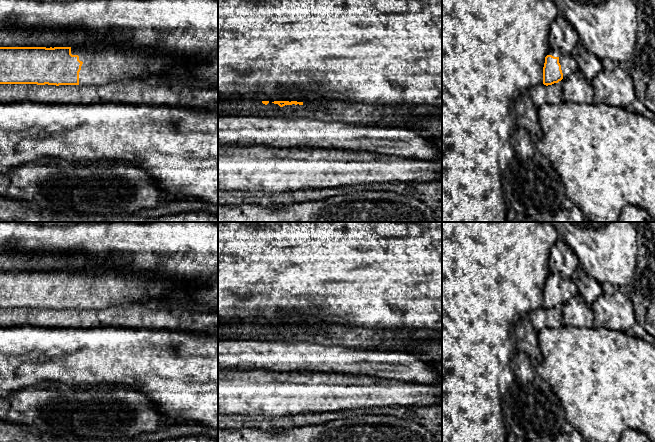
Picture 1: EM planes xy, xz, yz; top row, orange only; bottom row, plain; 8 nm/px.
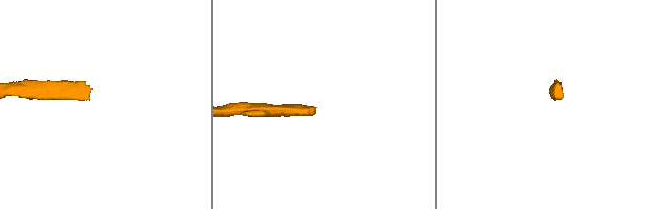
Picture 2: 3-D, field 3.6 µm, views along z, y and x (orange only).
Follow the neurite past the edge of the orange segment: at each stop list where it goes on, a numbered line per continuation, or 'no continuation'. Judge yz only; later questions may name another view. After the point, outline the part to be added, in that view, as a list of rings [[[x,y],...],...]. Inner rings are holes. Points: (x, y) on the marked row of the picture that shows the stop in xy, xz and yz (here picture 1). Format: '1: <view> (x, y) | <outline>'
1: yz (568, 65) | [[[549,47],[547,55],[552,55],[559,58],[563,79],[558,83],[561,85],[561,87],[563,87],[564,80],[578,70],[577,63],[570,53],[562,52],[557,47]]]

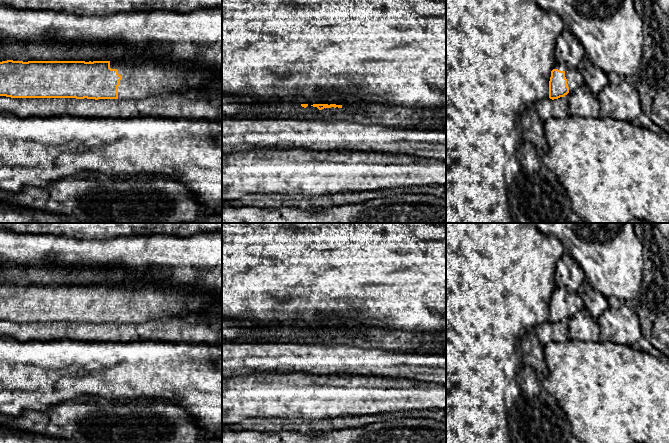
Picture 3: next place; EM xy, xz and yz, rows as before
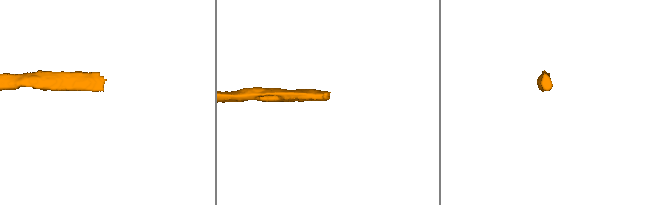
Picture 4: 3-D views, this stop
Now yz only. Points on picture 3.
1: yz (574, 79) | [[[555,61],[553,69],[558,69],[565,72],[569,93],[564,97],[567,99],[567,101],[569,101],[570,94],[584,84],[583,77],[576,67],[568,66],[563,61]]]

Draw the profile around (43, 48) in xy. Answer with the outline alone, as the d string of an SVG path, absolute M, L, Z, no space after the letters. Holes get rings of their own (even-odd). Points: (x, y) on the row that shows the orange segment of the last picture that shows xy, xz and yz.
M39 36L28 39L4 37L0 39L0 57L13 61L122 61L134 59L151 61L130 51L124 40L113 43L76 39L67 41L59 36Z

